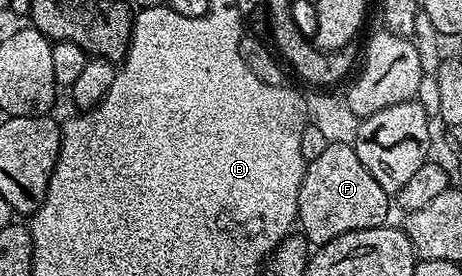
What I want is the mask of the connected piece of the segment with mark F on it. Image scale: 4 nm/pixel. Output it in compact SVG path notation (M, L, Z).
M330 141L327 148L315 160L305 164L303 184L299 184L299 208L297 209L297 226L310 247L316 248L335 240L335 236L343 236L347 232L359 232L363 228L379 228L390 221L391 196L379 188L379 180L363 168L363 160L353 151L348 141Z

